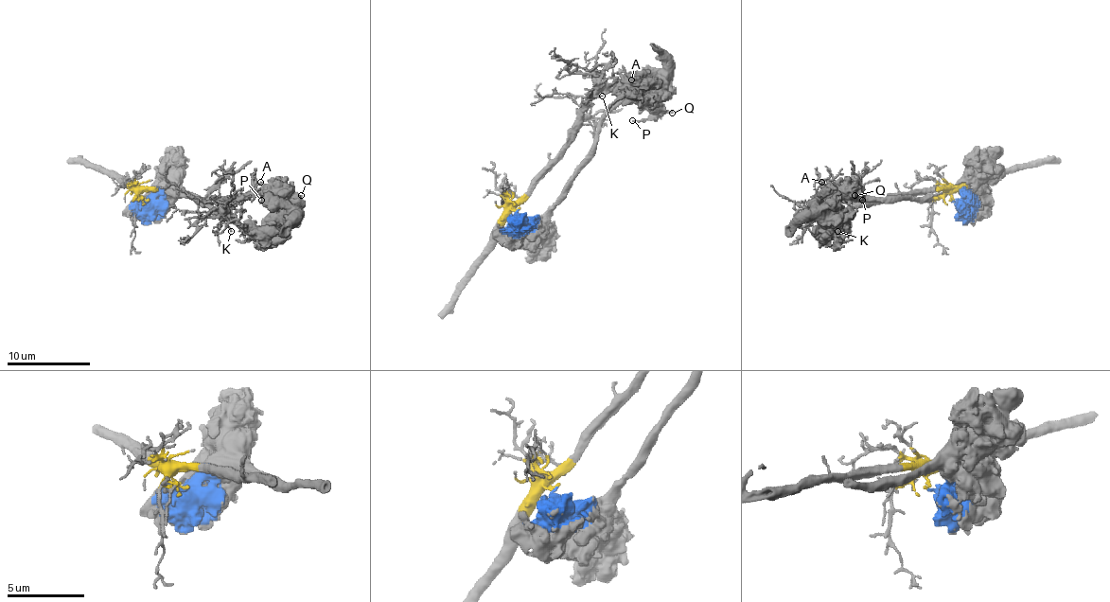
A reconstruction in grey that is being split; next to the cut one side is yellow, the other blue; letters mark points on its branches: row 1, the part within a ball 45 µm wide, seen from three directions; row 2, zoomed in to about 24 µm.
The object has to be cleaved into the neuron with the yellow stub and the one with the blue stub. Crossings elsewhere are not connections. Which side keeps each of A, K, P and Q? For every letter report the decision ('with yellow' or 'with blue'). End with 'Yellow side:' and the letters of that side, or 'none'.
A: with yellow
K: with yellow
P: with blue
Q: with blue
Yellow side: A, K

